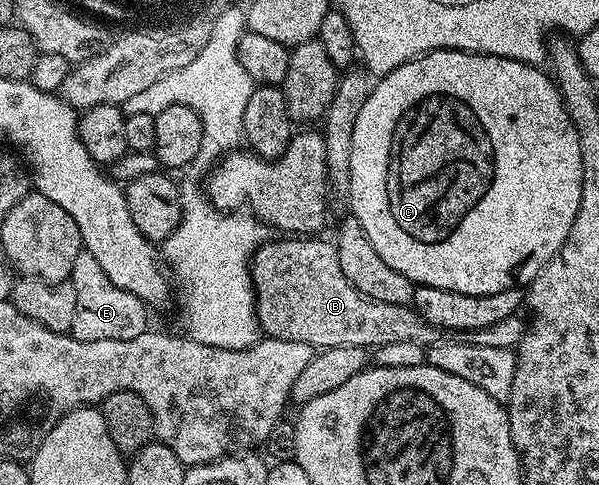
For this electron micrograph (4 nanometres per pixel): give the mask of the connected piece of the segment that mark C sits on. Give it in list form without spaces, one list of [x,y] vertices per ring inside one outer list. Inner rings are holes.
[[[432,49],[429,53],[423,53],[420,57],[414,57],[413,60],[395,67],[395,71],[384,74],[378,80],[381,82],[378,85],[376,82],[370,88],[369,98],[363,103],[363,109],[359,112],[359,117],[356,120],[354,138],[351,142],[350,181],[347,190],[347,196],[349,196],[348,212],[355,219],[359,219],[359,227],[363,227],[363,231],[367,231],[367,239],[371,239],[371,247],[375,247],[375,251],[379,251],[380,257],[390,267],[395,267],[395,271],[407,275],[407,279],[411,279],[414,286],[439,287],[447,291],[459,291],[463,295],[475,295],[476,297],[525,287],[535,279],[535,275],[539,275],[542,267],[563,247],[563,239],[567,239],[567,231],[571,231],[571,223],[575,223],[575,211],[579,211],[579,199],[583,187],[583,163],[579,155],[579,135],[575,135],[573,120],[569,117],[569,110],[565,107],[561,90],[557,88],[554,78],[548,72],[545,74],[545,71],[544,68],[535,65],[528,65],[522,61],[507,59],[506,57],[493,57],[489,53],[464,53],[461,49]]]

